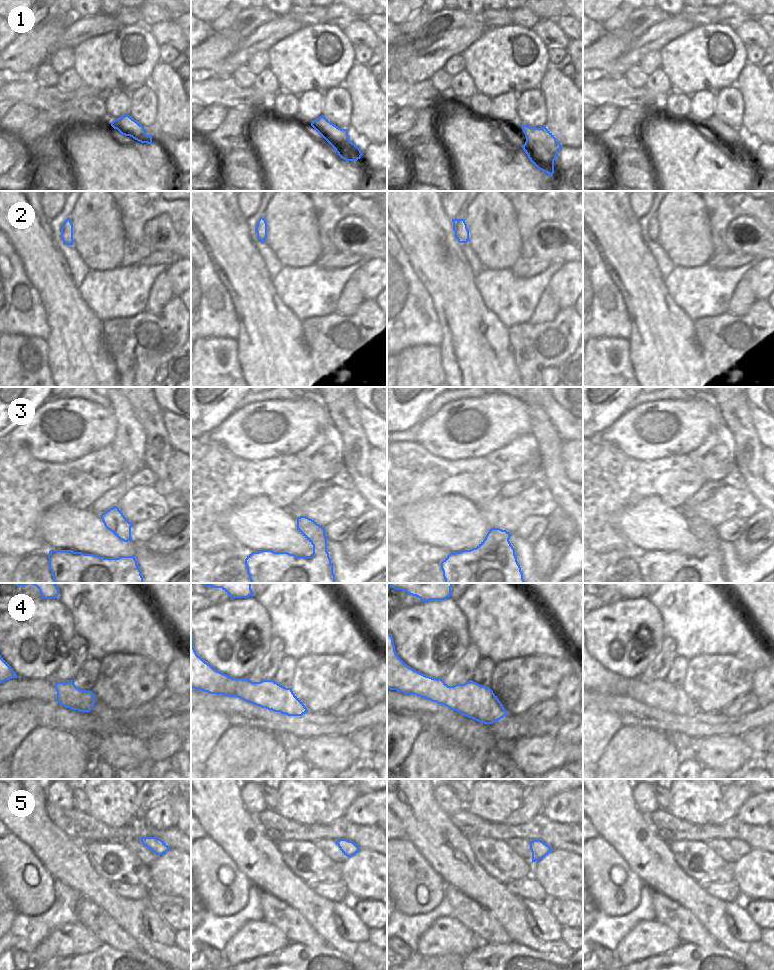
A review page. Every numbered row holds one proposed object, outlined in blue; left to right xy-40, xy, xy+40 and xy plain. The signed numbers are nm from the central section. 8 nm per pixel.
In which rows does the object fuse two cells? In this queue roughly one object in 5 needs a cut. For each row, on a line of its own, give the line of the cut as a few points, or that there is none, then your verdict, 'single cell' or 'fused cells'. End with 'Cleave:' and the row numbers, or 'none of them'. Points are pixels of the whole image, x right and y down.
1: cut none; single cell
2: cut none; single cell
3: cut none; single cell
4: cut none; single cell
5: cut none; single cell
Cleave: none of them

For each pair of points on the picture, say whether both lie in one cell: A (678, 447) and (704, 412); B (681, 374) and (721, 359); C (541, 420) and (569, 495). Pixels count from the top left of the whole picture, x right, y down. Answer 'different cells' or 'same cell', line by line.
A: same cell
B: different cells
C: same cell

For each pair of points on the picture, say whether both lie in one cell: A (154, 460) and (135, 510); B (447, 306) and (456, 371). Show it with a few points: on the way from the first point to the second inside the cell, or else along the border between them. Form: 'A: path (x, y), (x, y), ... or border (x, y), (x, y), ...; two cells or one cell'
A: border (152, 486), (172, 499); two cells
B: path (451, 322), (453, 355); one cell

